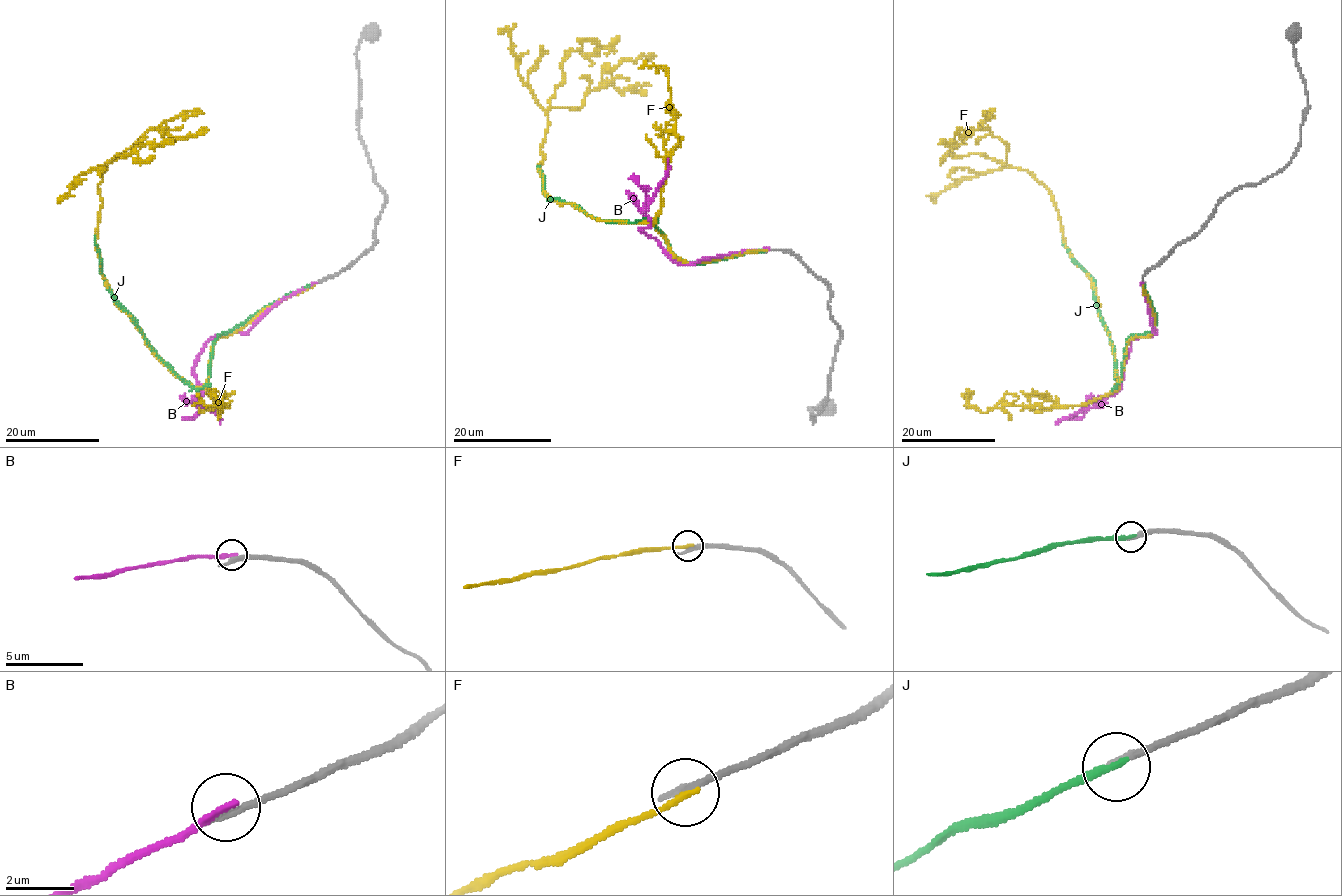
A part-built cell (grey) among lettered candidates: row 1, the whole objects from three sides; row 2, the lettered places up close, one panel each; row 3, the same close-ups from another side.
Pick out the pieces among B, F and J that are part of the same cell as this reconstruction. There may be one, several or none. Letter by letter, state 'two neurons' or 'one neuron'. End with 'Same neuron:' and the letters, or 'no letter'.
B: two neurons
F: two neurons
J: one neuron
Same neuron: J

